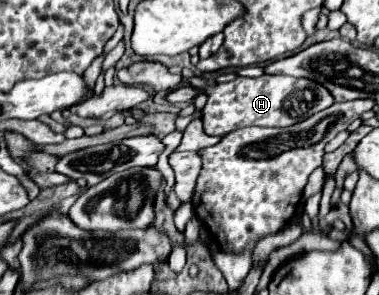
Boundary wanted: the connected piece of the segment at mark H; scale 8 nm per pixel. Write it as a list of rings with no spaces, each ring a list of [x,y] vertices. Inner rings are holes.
[[[262,75],[262,77],[238,77],[230,83],[222,83],[216,87],[206,87],[208,103],[204,107],[204,131],[208,135],[224,137],[226,133],[258,125],[258,127],[288,127],[308,119],[310,115],[324,111],[334,103],[330,91],[312,79],[294,79],[288,75]]]

